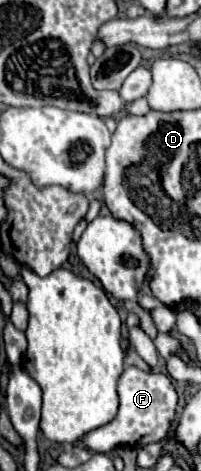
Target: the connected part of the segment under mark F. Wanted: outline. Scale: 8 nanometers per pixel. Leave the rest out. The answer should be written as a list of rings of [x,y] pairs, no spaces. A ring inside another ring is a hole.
[[[128,366],[120,376],[118,396],[120,396],[120,410],[116,418],[82,436],[82,442],[88,450],[92,448],[92,452],[110,454],[118,446],[146,446],[150,442],[166,438],[170,424],[176,416],[178,396],[172,382],[164,374],[144,372],[140,368]]]

